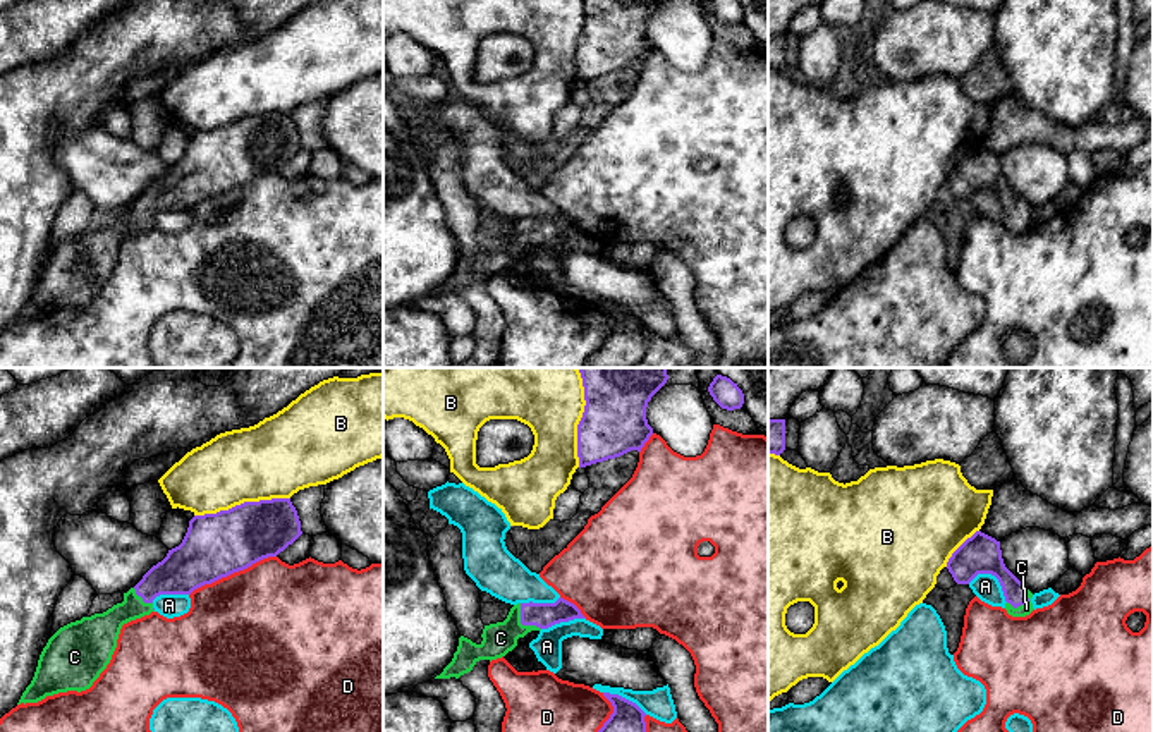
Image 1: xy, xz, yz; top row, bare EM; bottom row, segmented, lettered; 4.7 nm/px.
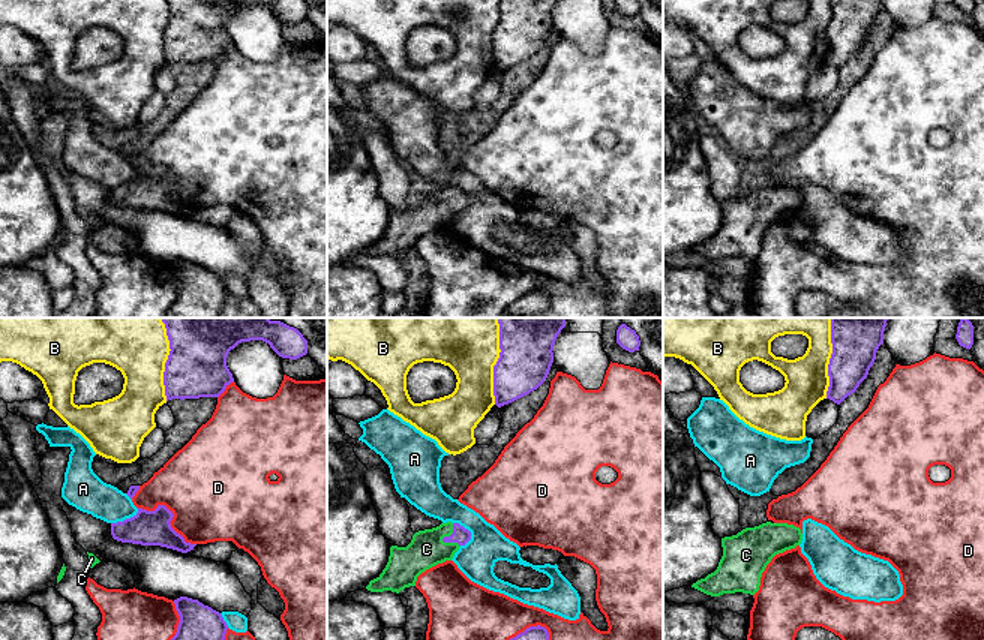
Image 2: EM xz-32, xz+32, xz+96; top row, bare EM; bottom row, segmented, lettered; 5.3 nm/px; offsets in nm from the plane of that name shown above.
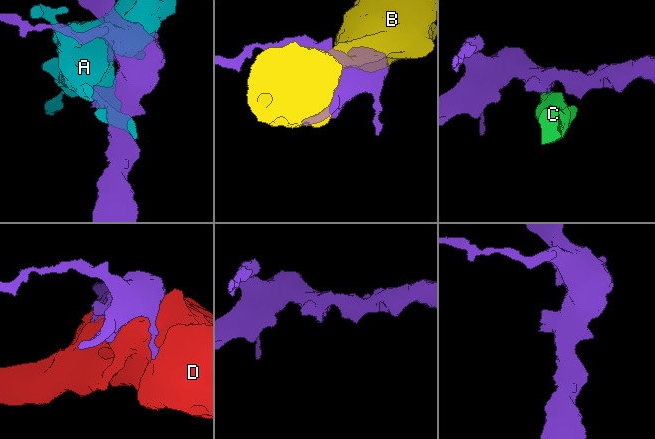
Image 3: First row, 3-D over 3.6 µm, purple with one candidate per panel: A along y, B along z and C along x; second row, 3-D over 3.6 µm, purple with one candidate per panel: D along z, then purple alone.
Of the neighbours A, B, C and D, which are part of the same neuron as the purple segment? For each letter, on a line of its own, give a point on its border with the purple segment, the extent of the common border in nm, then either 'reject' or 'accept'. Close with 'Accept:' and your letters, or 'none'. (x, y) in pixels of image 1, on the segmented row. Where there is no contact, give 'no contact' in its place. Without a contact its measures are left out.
A: yz (994, 574) | 220 nm | reject
B: xz (581, 418) | 460 nm | reject
C: xz (521, 622) | 160 nm | accept
D: xy (232, 573) | 440 nm | reject
Accept: C

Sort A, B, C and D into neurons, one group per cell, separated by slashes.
A / B / C / D

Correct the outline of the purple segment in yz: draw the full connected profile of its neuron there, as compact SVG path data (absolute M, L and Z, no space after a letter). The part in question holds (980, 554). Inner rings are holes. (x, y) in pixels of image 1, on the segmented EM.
M976 531L949 558L947 569L957 584L969 584L978 574L991 574L998 579L1005 610L1012 617L1026 617L1034 608L1033 593L1004 564L1000 541Z

